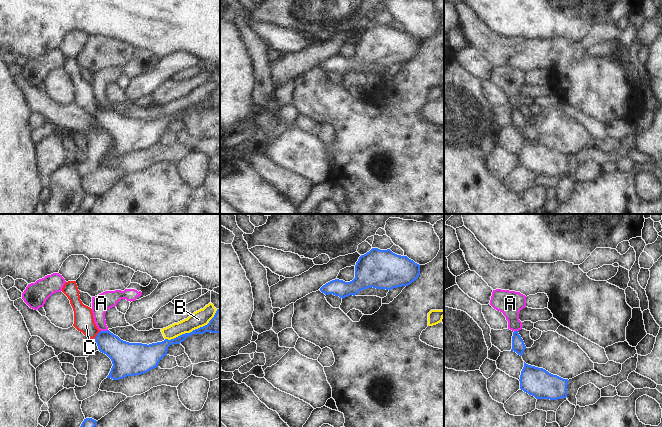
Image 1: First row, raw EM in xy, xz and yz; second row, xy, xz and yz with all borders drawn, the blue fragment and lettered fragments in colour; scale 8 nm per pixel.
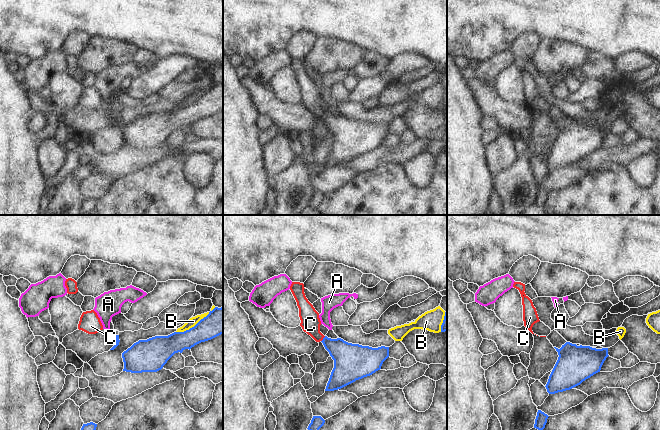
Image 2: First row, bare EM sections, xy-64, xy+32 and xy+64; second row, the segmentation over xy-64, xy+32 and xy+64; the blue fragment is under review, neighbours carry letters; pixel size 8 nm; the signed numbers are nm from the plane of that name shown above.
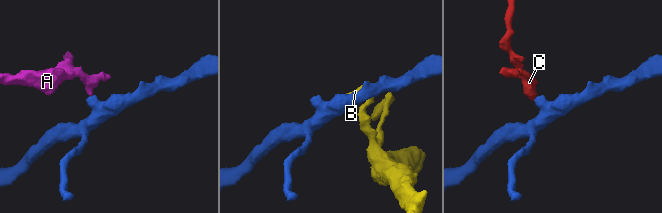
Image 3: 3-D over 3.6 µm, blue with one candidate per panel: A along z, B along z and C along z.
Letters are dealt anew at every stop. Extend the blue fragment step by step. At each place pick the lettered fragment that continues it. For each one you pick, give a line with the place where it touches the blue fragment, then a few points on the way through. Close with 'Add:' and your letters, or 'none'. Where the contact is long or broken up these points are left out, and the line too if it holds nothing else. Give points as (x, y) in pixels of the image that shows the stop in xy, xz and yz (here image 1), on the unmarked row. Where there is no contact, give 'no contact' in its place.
C: contact xy (97, 111); way xy (122, 129), (97, 111), (84, 98)
Add: C

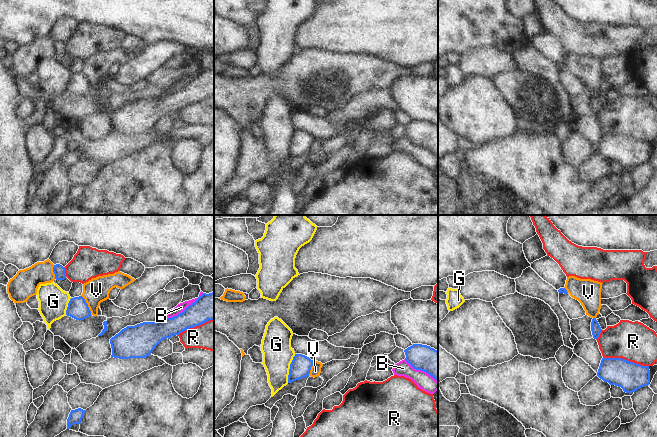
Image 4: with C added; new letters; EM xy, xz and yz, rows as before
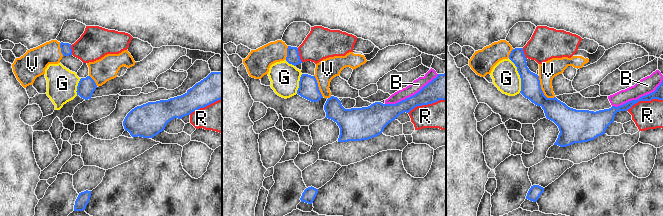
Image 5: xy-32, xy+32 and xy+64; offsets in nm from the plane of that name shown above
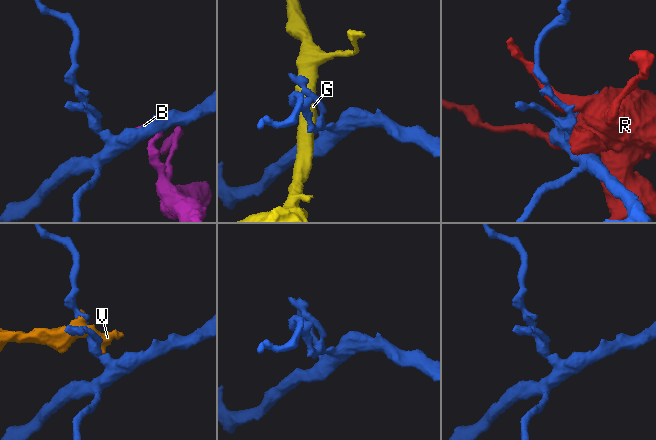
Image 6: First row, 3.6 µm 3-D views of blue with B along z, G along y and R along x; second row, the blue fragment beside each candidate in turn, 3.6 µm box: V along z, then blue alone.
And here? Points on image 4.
Add: none

